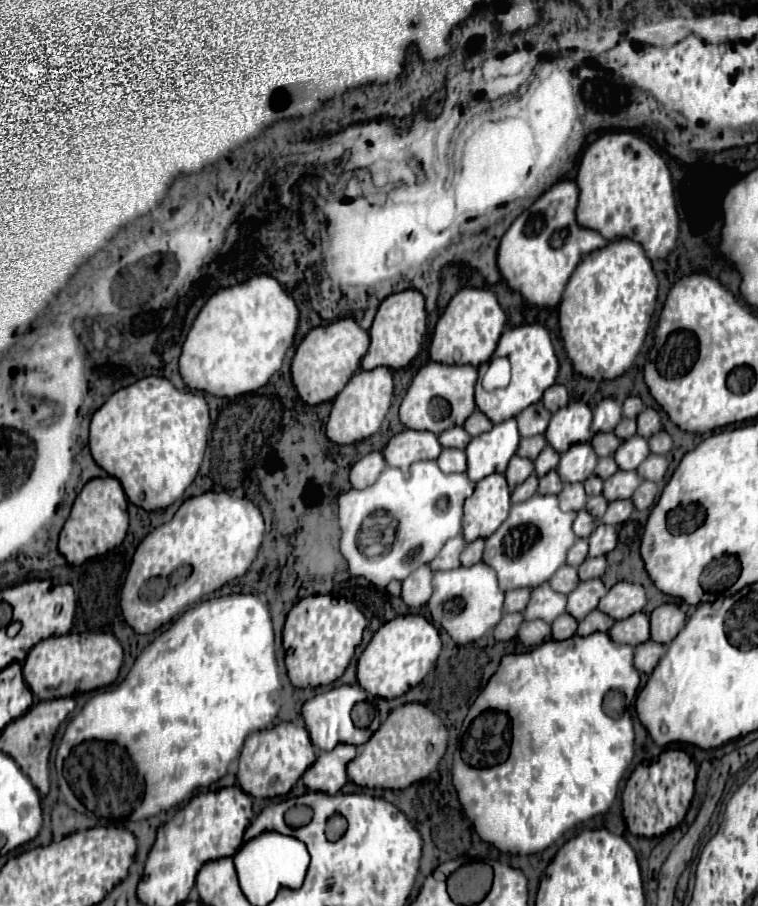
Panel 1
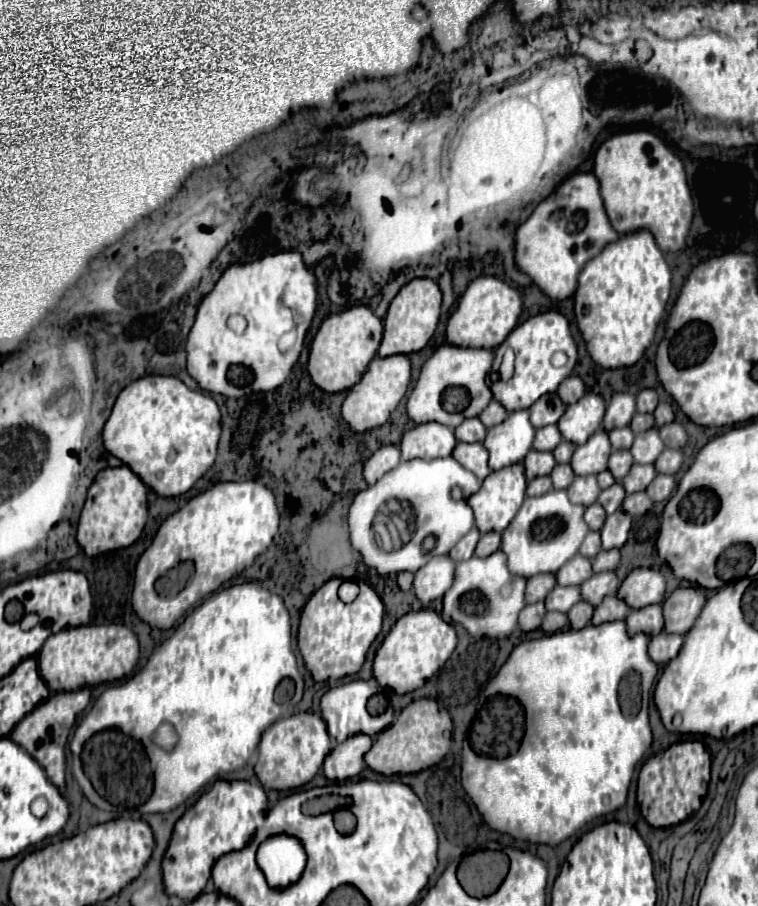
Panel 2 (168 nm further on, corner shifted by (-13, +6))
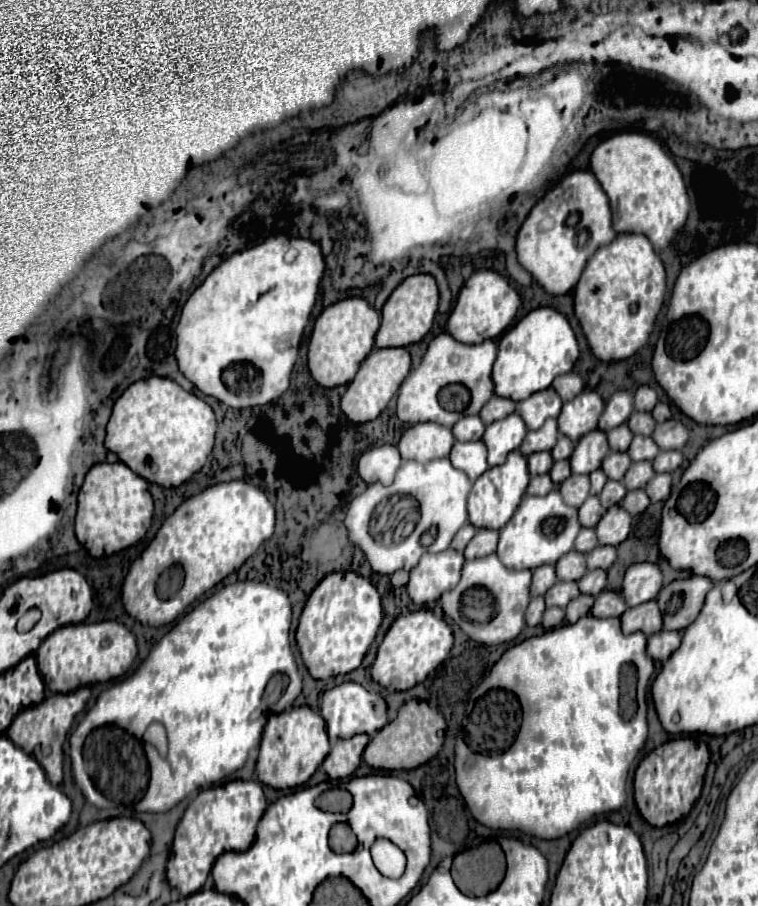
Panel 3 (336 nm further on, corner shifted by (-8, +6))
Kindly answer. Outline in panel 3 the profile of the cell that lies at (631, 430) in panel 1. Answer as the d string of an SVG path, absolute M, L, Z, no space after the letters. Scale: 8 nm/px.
M633 412L627 424L633 434L643 434L643 436L651 436L651 432L655 428L655 420L649 412Z

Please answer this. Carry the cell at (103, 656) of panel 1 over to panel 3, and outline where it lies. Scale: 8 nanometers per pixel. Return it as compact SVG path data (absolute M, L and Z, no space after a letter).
M119 622L71 624L49 634L35 652L37 668L51 692L73 692L79 686L91 686L123 676L137 656L137 642L131 630Z

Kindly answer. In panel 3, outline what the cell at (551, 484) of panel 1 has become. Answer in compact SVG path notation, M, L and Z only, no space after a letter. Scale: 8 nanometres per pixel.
M559 460L559 462L555 462L555 464L553 464L553 468L551 468L551 472L549 472L549 476L551 476L553 484L555 484L555 486L559 486L565 478L569 478L569 476L571 476L569 460Z

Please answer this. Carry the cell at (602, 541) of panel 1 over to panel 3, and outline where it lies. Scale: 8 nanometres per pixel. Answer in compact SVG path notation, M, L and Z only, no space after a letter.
M611 506L595 526L601 546L621 544L627 538L629 530L631 530L631 516L621 506Z

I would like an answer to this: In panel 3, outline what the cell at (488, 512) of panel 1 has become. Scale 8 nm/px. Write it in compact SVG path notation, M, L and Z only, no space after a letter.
M515 450L515 454L507 456L507 462L503 466L493 466L489 468L485 474L481 474L477 478L477 482L473 484L473 490L469 494L467 500L467 510L469 510L469 522L475 528L491 528L491 530L499 530L503 528L509 518L513 516L515 508L519 506L525 488L529 484L529 474L527 474L527 460L523 454L519 454Z

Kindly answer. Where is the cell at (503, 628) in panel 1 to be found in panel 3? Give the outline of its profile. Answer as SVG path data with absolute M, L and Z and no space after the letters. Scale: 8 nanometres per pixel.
M541 596L533 598L527 606L527 612L525 612L525 624L527 626L537 626L541 622L541 616L543 616L543 610L545 610L545 602Z

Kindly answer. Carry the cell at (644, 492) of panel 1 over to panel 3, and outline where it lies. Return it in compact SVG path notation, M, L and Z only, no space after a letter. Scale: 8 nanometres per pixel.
M655 474L651 482L647 482L645 492L651 498L651 502L661 502L669 496L671 490L671 474Z

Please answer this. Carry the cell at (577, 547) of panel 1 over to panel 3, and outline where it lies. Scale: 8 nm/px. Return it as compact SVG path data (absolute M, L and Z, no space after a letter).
M581 528L579 536L577 536L577 540L575 540L575 550L587 554L587 552L591 552L595 546L597 546L597 534L595 534L595 530L593 530L593 528Z

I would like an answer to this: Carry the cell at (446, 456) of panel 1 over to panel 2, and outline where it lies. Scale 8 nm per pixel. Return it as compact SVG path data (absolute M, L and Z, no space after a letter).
M458 442L452 456L470 472L474 472L480 480L484 480L490 474L488 468L488 450L484 450L484 444L480 442Z

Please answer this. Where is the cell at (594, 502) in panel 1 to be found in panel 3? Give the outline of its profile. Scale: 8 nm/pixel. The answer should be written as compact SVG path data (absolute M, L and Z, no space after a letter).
M607 482L605 488L603 488L603 492L599 494L601 506L607 510L607 508L619 504L625 494L627 494L627 490L625 490L625 486L621 482Z

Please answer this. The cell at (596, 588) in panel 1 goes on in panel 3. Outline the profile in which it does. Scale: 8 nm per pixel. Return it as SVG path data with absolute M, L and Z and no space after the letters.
M593 570L593 572L587 572L579 582L579 590L581 594L591 594L591 596L597 596L605 590L605 584L607 584L607 572L605 570Z

